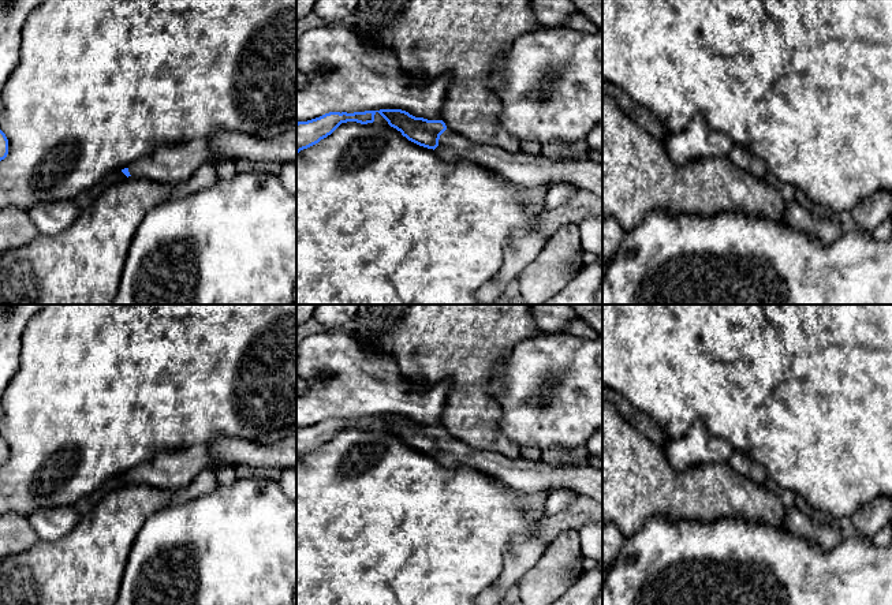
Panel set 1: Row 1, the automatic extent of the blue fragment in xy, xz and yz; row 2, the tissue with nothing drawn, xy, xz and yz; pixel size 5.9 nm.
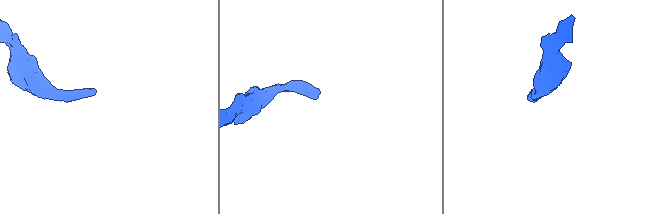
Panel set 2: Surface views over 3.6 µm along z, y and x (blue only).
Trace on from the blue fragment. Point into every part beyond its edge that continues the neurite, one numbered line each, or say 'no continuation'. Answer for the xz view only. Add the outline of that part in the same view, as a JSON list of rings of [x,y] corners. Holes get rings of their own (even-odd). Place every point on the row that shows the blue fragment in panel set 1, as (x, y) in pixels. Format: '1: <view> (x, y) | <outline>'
1: xz (533, 172) | [[[445,130],[440,135],[437,156],[444,161],[469,160],[503,176],[514,184],[540,191],[548,183],[568,183],[602,198],[602,164],[586,161],[553,161],[523,152],[508,153],[492,145],[478,145]]]

